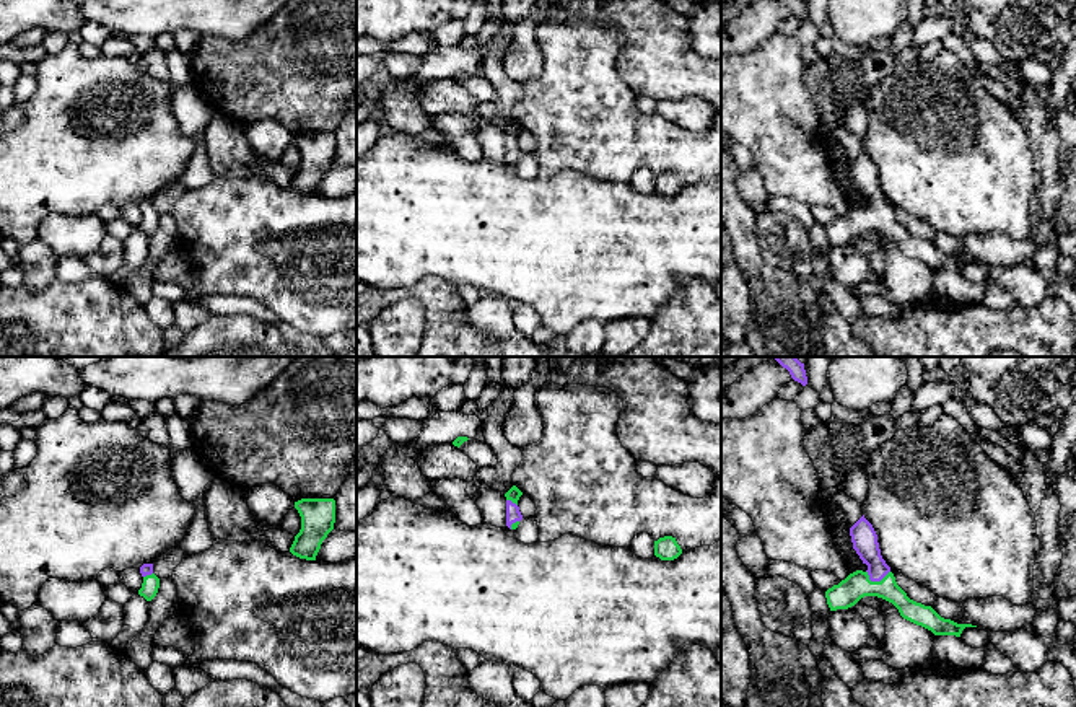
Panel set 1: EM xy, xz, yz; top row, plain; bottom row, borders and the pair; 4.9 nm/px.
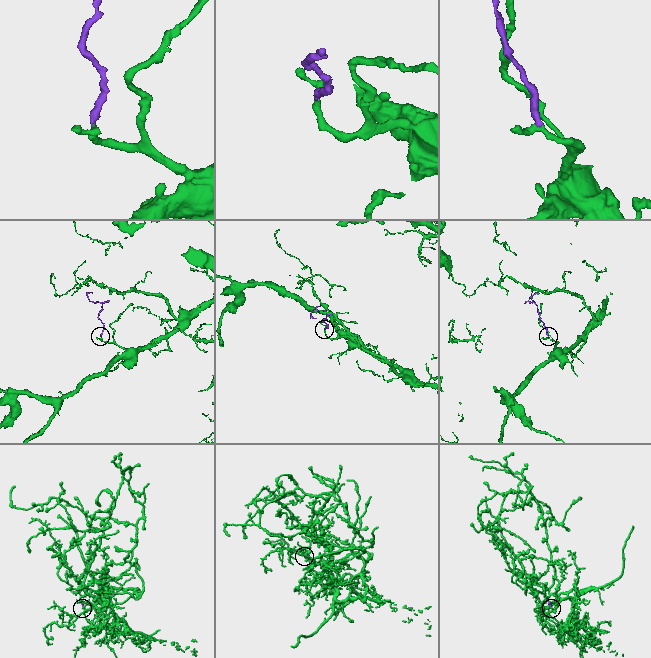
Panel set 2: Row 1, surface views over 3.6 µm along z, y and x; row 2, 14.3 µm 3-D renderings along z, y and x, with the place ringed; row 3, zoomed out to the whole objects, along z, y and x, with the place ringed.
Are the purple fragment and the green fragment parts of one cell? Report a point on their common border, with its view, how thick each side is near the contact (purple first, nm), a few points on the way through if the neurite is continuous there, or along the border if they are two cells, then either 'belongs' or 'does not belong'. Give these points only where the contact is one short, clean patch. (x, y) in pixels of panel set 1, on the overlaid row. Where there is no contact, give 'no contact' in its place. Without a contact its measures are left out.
contact yz (876, 580); calibres 130 and 140 nm; way yz (863, 536), (876, 564), (876, 580), (857, 585); belongs

